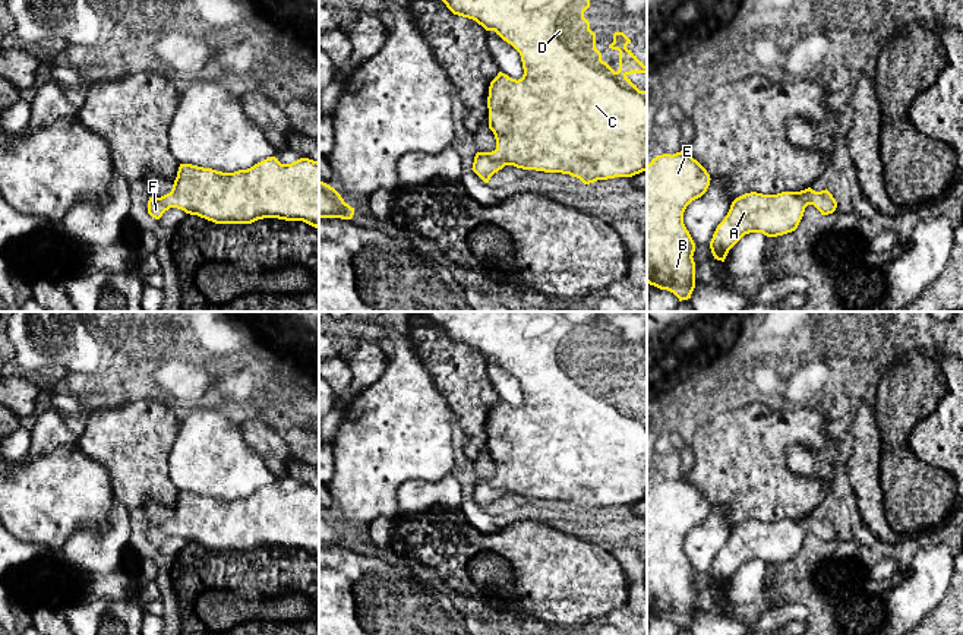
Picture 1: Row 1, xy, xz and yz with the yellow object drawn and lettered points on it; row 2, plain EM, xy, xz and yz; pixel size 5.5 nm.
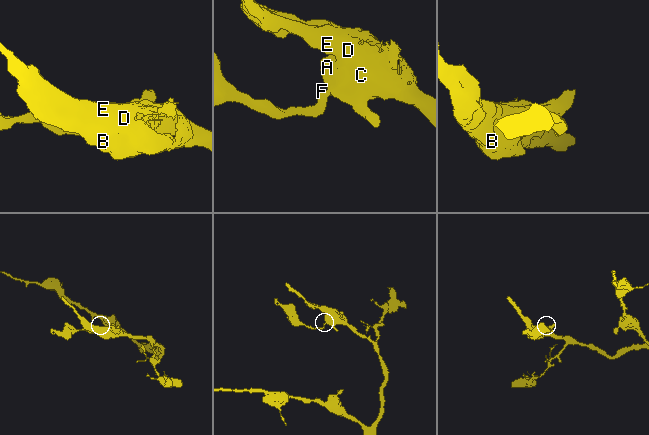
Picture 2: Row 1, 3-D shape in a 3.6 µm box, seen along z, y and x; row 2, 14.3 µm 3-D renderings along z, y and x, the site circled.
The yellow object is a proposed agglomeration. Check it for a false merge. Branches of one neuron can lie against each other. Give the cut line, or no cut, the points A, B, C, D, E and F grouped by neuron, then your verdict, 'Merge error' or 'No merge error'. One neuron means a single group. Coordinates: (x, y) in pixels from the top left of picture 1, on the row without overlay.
No split. Groups: A B C D E F. No merge error

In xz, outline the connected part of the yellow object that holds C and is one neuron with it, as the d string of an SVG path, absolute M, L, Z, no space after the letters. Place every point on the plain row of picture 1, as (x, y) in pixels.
M561 312L421 313L435 320L454 342L473 347L486 358L495 358L521 383L524 397L521 407L499 399L489 414L489 456L495 462L496 477L477 480L471 496L484 511L505 493L569 502L584 512L647 499L647 418L640 418L626 405L632 401L647 401L647 394L626 376L631 367L623 360L615 360L609 373L619 379L619 398L615 399L602 388L602 380L596 376L596 361L584 345L584 339L590 335L590 323L571 322Z

